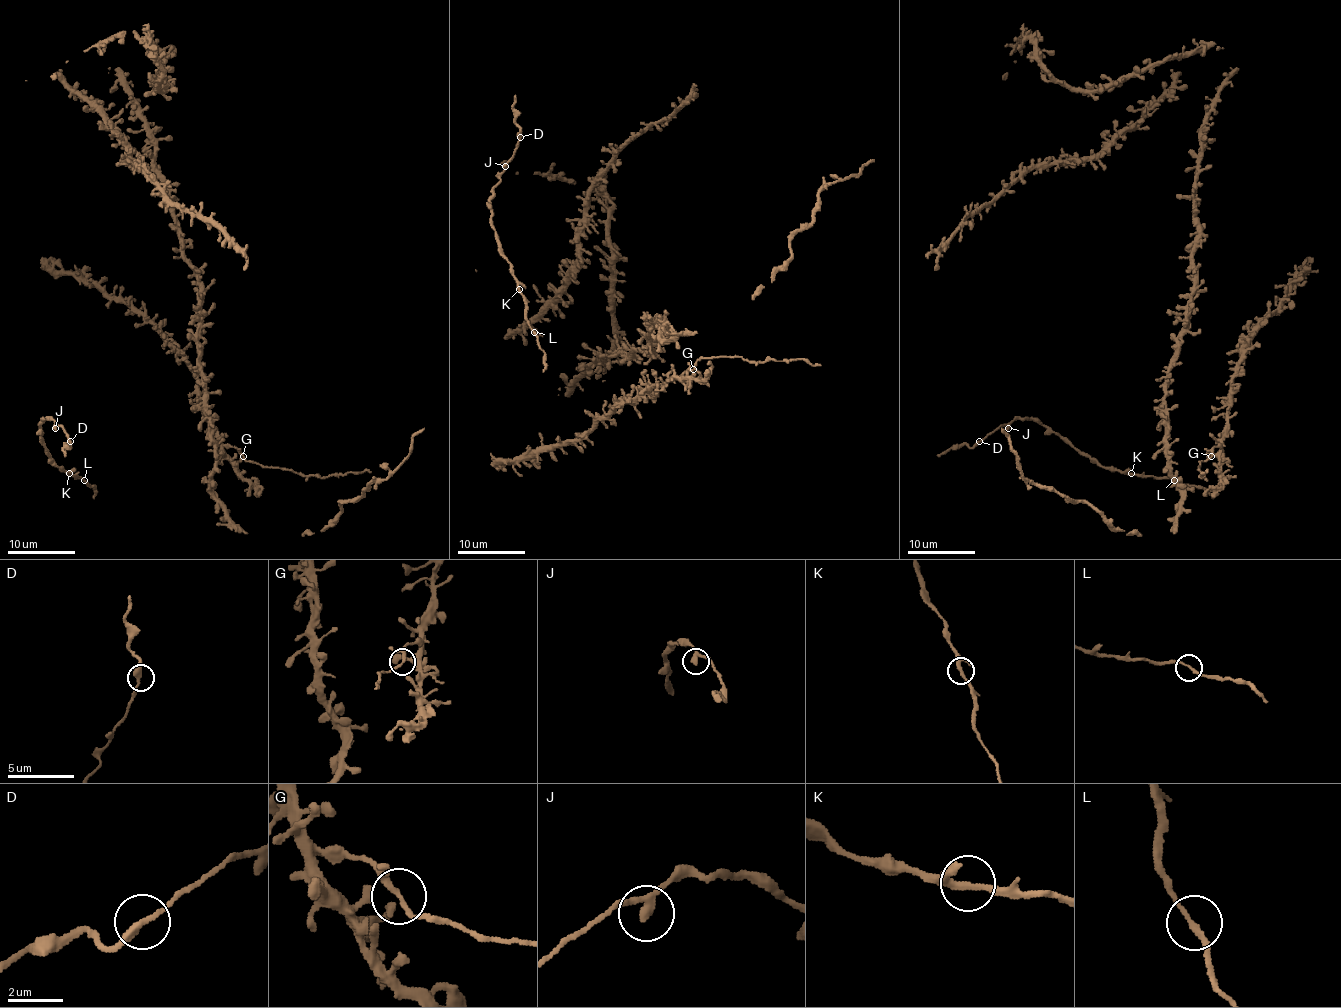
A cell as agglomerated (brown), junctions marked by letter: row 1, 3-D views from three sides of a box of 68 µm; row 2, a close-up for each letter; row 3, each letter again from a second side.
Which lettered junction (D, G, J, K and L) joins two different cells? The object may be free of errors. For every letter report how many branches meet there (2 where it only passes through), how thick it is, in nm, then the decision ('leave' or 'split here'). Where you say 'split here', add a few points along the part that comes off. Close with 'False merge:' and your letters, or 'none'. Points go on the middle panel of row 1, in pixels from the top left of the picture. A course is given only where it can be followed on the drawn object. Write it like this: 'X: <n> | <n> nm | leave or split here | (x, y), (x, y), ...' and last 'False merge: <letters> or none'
D: 2 | 300 nm | leave
G: 3 | 170 nm | split here | (693, 369), (698, 360), (715, 357), (742, 357), (754, 362), (805, 359), (813, 365), (820, 364)
J: 2 | 300 nm | leave
K: 3 | 220 nm | leave
L: 2 | 180 nm | leave
False merge: G

